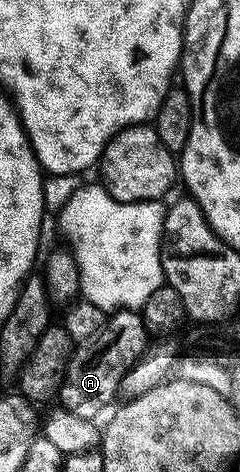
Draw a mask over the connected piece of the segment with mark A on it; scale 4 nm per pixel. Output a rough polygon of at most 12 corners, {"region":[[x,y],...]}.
{"region":[[137,310],[75,346],[61,406],[97,420],[147,350]]}

